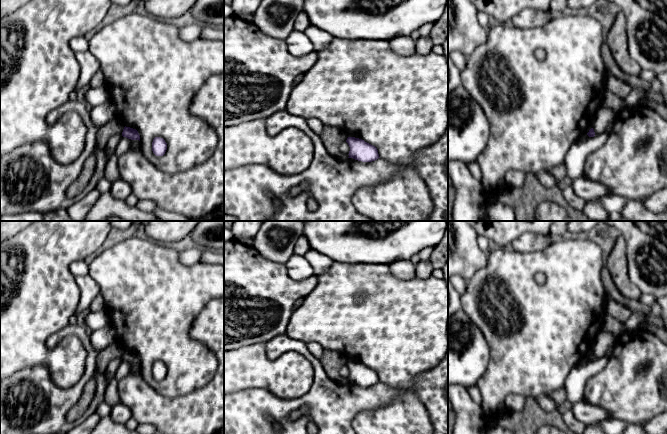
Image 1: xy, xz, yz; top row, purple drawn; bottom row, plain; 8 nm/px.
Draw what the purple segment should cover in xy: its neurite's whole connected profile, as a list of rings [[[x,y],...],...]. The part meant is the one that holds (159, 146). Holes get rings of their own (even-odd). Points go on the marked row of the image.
[[[155,137],[152,142],[152,151],[156,156],[163,156],[167,150],[167,143],[163,138]]]

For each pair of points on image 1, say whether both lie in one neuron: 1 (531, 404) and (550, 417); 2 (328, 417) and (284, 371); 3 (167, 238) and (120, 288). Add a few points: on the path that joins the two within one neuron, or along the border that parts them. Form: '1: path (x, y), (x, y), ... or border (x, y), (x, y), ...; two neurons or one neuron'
1: path (536, 409), (545, 417); one neuron
2: border (310, 387), (300, 396), (282, 398); two neurons
3: border (147, 238), (170, 245); two neurons

